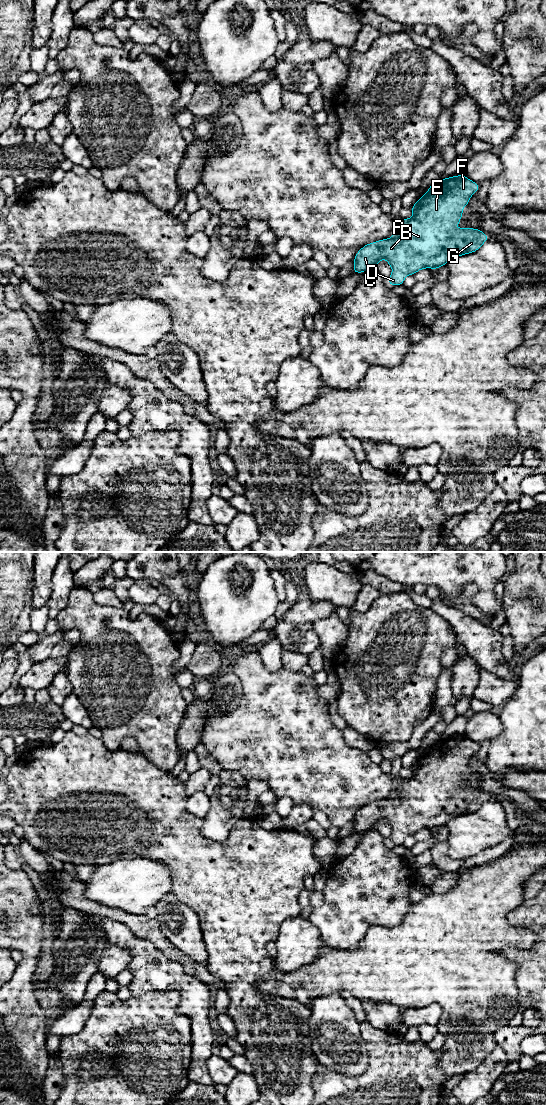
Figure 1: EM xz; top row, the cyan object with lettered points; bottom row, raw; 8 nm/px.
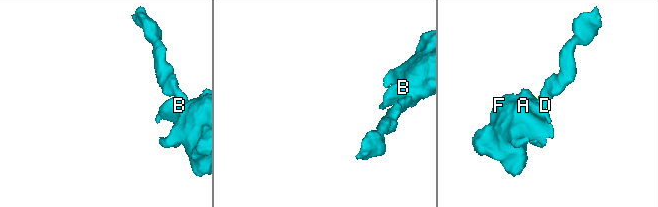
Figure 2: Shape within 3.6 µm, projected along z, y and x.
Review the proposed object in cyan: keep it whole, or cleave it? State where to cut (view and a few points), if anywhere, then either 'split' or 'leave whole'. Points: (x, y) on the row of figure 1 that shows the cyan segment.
no cut | leave whole

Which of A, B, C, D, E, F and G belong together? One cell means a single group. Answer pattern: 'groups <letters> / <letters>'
groups A B C D E F G

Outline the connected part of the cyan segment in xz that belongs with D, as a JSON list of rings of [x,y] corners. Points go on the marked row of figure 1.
[[[464,175],[443,178],[429,186],[429,190],[421,196],[418,201],[411,207],[413,216],[408,219],[399,221],[394,235],[388,239],[382,239],[363,246],[354,257],[353,273],[367,272],[374,269],[382,259],[388,261],[388,265],[393,268],[388,278],[389,285],[398,286],[404,283],[407,275],[414,275],[417,271],[425,268],[438,269],[445,266],[450,260],[476,252],[485,241],[489,241],[490,236],[485,235],[483,231],[474,228],[453,229],[453,225],[460,224],[460,218],[464,215],[462,208],[469,204],[470,197],[476,193],[480,185],[469,180]]]

